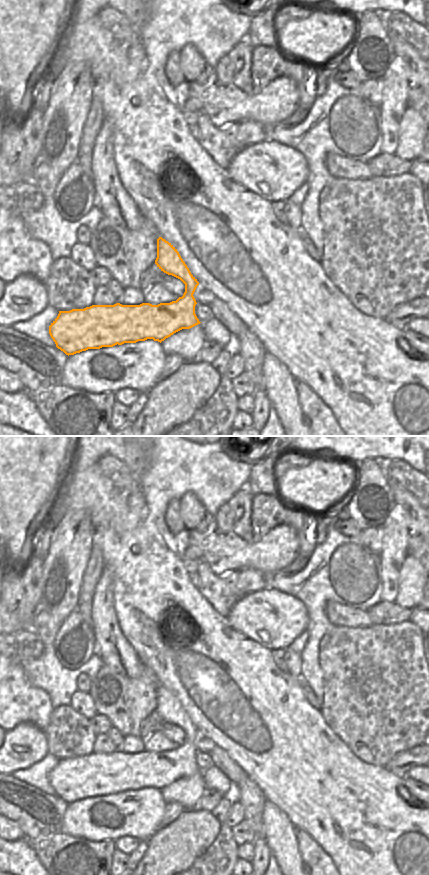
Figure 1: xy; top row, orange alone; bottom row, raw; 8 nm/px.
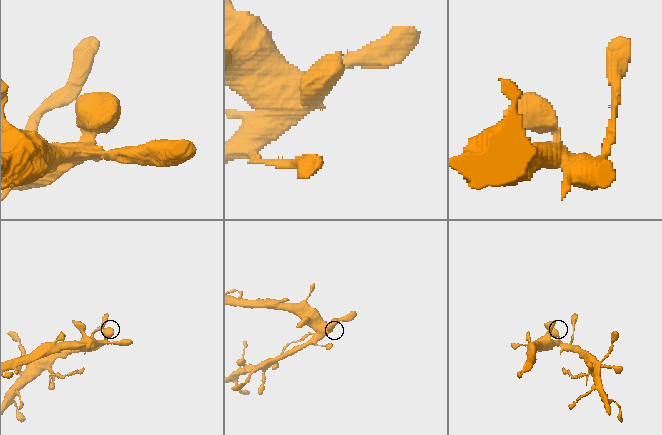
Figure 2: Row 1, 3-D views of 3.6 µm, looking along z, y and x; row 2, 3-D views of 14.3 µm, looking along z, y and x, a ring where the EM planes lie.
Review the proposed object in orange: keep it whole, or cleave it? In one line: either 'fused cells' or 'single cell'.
fused cells

